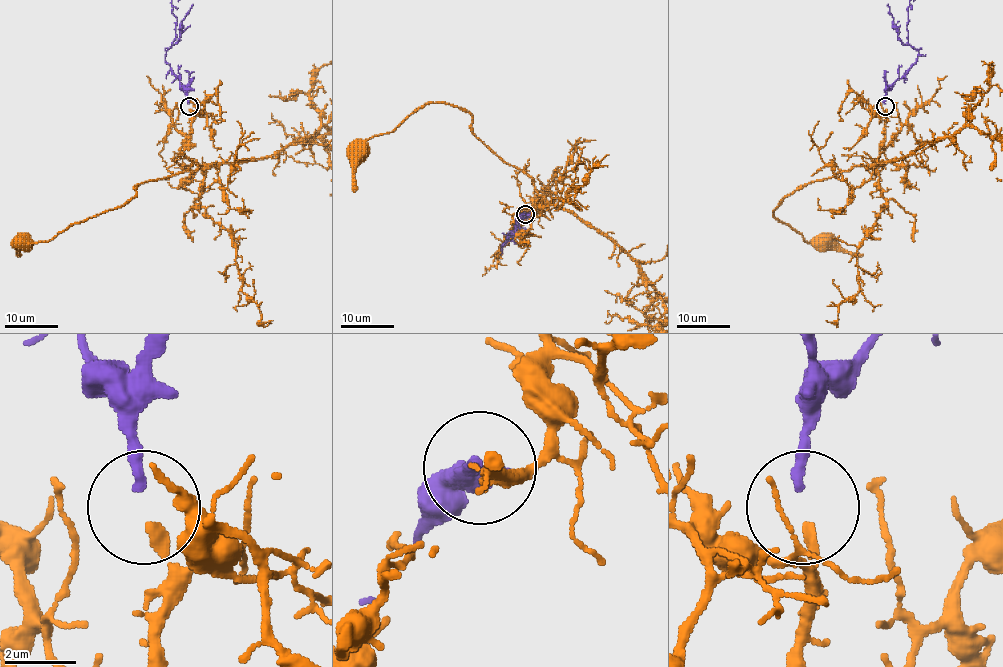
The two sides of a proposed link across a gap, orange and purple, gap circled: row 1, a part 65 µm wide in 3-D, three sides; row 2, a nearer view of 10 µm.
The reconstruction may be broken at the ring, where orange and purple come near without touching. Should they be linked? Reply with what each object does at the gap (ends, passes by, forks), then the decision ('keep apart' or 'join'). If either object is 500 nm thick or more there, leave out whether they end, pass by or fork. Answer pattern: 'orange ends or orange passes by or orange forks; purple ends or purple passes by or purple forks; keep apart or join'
orange ends; purple ends; join

